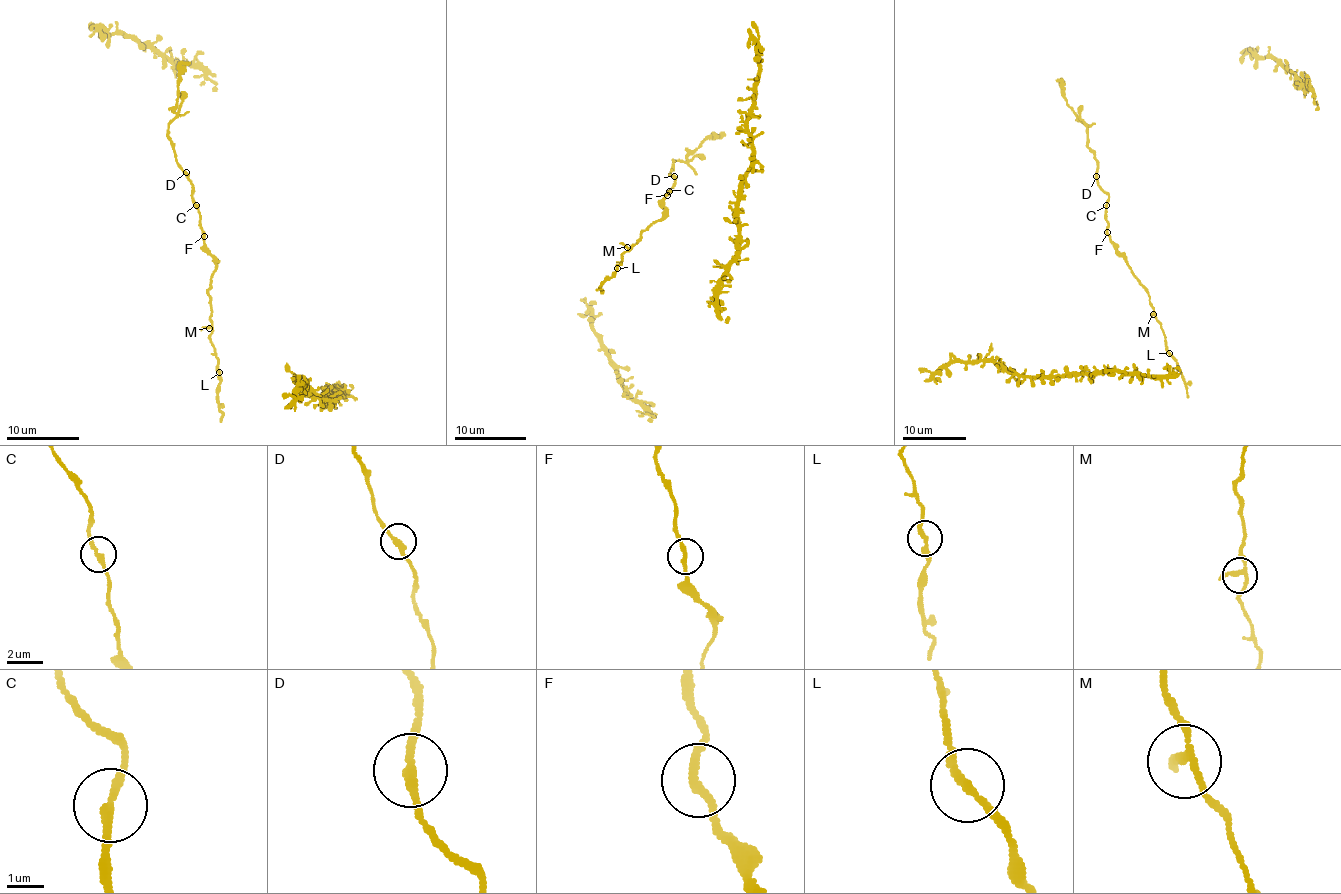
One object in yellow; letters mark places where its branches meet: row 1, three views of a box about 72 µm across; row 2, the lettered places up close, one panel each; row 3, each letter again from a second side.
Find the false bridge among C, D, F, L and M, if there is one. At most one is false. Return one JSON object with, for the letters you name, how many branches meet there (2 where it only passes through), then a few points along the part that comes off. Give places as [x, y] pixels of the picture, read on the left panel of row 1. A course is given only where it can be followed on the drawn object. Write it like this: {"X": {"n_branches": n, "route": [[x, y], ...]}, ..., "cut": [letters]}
{"cut": []}

